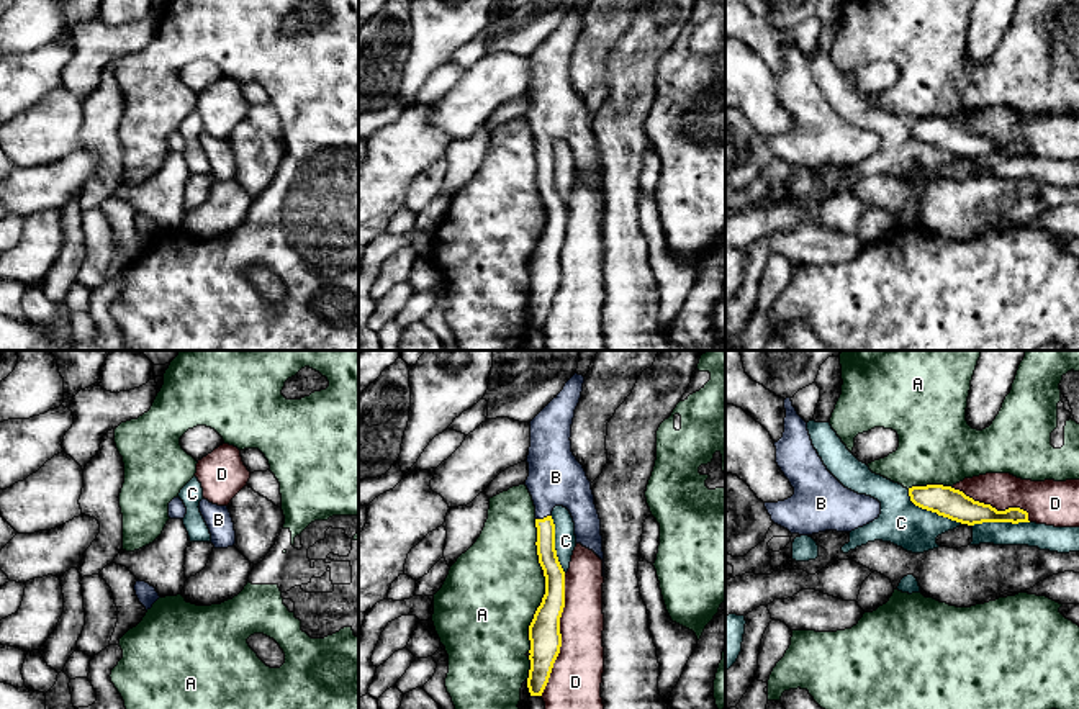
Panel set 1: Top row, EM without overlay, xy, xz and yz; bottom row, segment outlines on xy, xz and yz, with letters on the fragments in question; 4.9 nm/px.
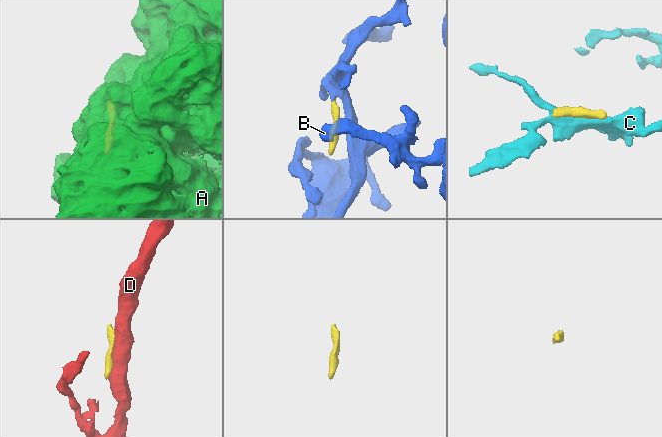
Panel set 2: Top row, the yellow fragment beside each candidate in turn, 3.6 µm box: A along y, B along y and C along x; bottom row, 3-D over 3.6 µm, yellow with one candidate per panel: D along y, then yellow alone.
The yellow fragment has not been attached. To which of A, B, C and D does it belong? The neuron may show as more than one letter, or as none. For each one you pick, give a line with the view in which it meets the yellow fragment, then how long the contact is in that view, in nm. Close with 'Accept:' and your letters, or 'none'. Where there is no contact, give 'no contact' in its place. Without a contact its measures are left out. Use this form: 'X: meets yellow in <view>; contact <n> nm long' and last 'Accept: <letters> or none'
B: meets yellow in xz; contact 80 nm long
Accept: B

